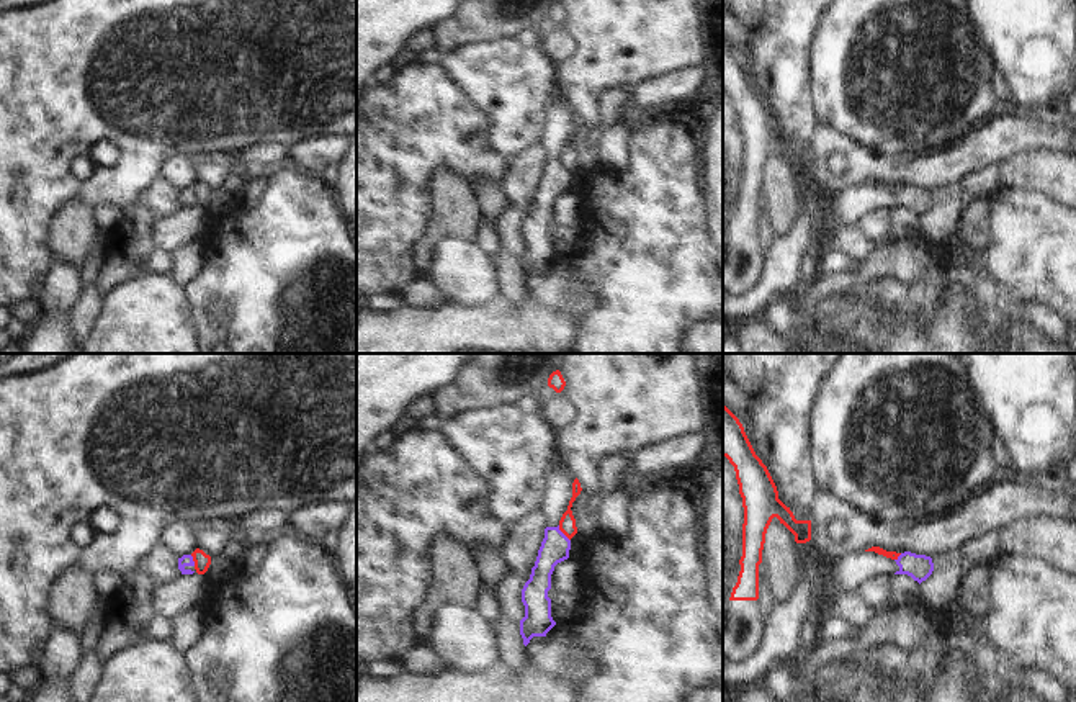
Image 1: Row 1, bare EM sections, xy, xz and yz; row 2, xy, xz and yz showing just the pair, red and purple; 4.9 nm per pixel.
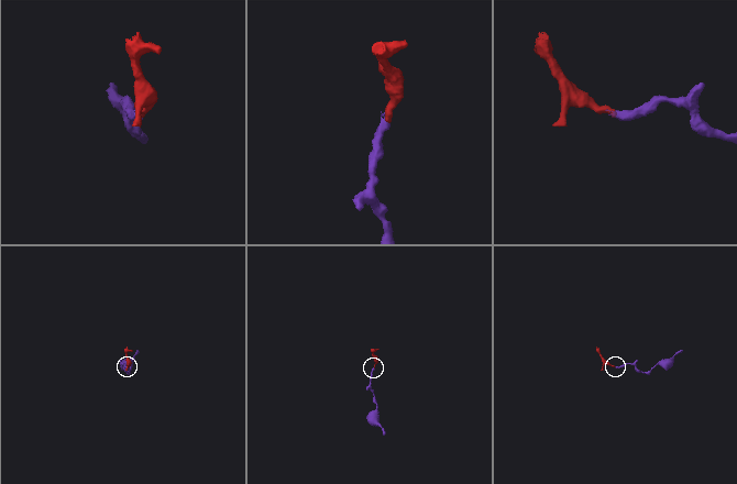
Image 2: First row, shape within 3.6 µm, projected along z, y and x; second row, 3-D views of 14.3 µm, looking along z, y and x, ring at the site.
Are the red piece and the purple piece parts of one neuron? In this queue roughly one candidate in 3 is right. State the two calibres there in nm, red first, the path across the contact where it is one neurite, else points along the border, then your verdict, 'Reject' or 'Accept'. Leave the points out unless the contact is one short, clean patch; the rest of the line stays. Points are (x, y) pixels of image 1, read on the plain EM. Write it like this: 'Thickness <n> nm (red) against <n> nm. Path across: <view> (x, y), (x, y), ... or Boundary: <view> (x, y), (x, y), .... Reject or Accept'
Thickness 80 nm (red) against 140 nm. Boundary: xz (558, 159), (569, 174). Reject

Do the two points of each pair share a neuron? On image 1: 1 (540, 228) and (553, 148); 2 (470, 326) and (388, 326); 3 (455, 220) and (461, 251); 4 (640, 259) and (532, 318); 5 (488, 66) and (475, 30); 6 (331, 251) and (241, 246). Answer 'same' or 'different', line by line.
1: same
2: same
3: different
4: different
5: different
6: same

